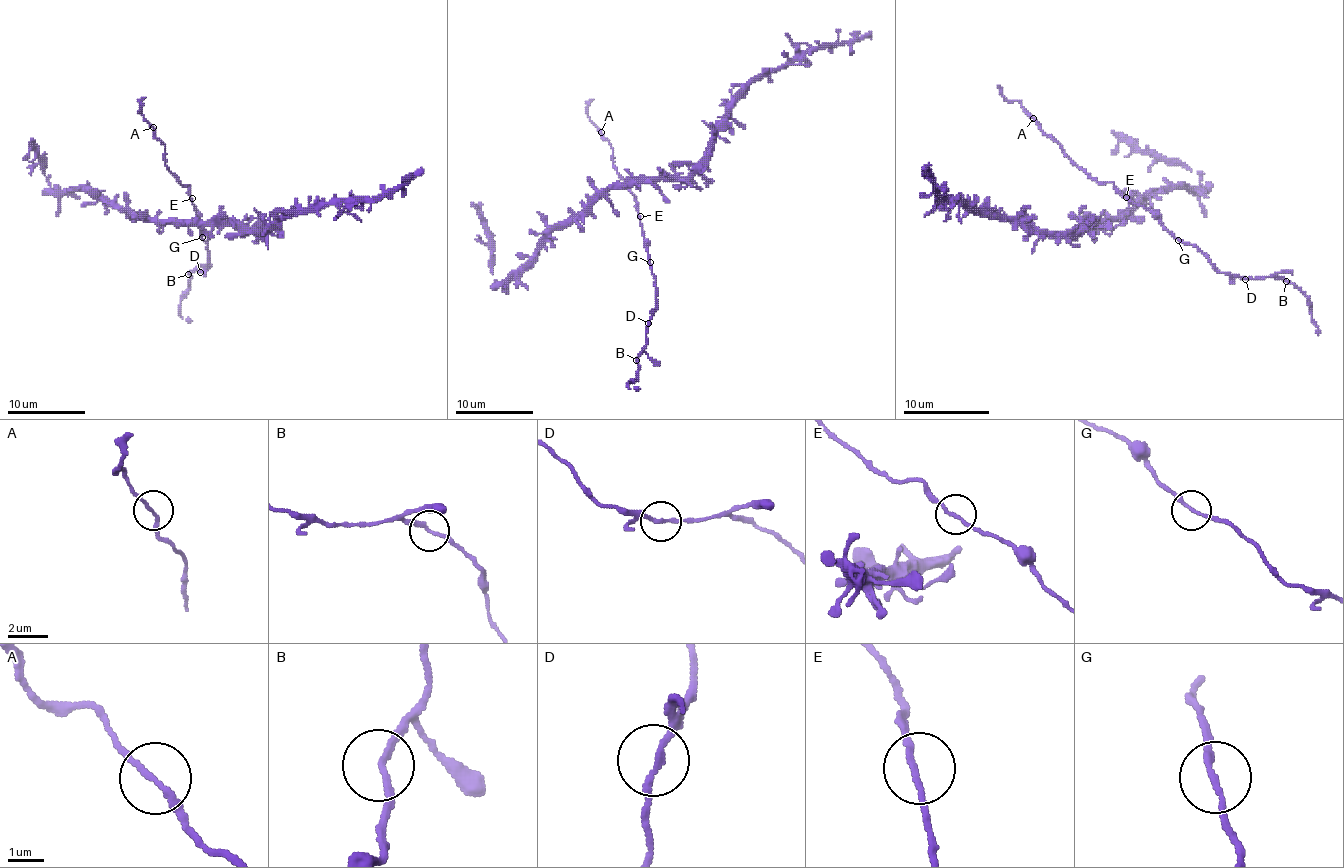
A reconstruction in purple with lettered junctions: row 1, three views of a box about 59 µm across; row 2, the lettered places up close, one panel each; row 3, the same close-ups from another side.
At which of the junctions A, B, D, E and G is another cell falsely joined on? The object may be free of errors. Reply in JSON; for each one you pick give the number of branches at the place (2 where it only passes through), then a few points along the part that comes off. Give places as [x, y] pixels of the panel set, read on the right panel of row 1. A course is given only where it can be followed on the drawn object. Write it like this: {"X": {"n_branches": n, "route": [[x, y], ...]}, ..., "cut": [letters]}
{"cut": []}

